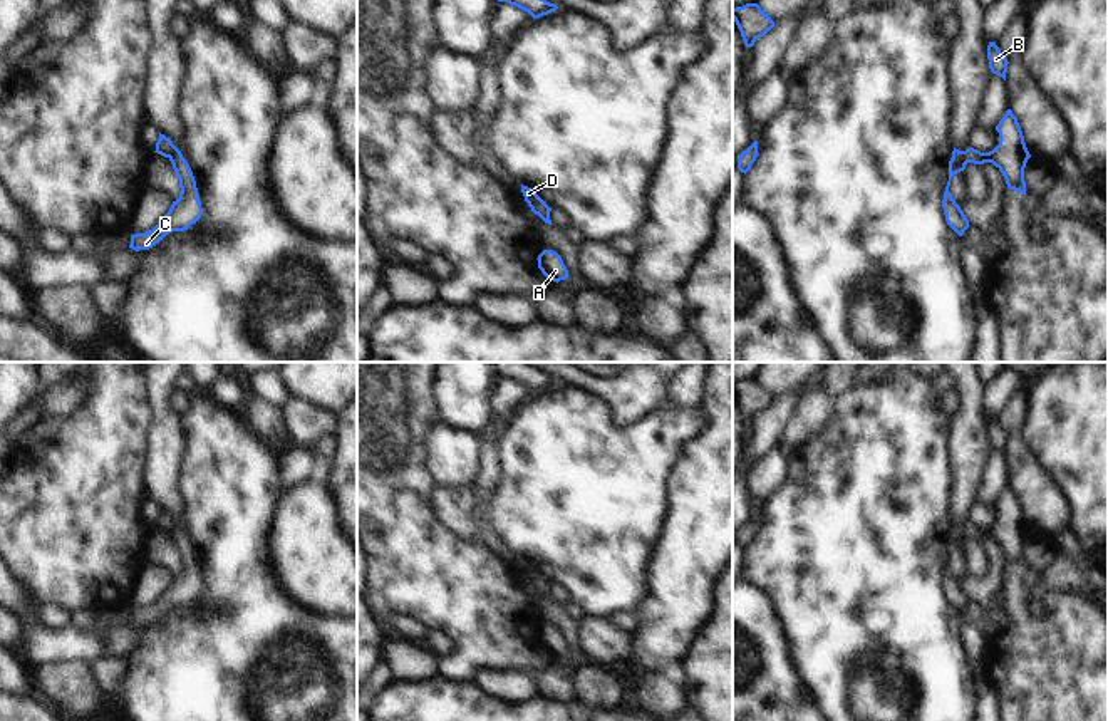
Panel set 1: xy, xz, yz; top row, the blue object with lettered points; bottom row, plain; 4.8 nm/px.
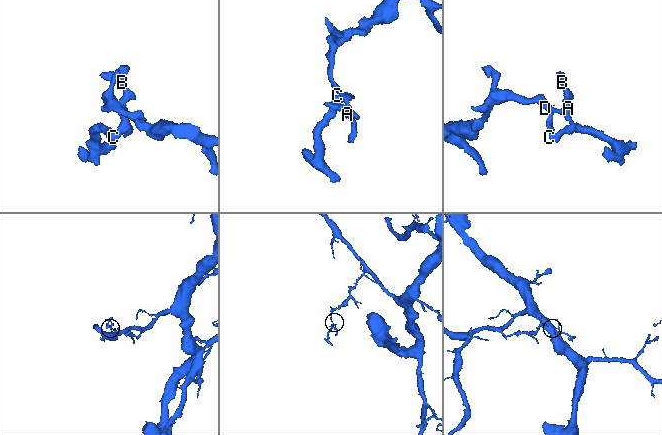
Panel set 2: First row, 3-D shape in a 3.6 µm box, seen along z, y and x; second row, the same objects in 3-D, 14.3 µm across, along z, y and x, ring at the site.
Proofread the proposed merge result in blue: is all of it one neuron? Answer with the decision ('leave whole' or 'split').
split

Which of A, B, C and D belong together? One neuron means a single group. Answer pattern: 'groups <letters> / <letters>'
groups A B D / C

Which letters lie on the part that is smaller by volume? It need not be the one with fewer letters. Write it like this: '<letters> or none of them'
C

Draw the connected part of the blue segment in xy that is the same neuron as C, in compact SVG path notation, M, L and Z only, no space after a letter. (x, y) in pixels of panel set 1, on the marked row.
M178 148L169 156L169 161L179 179L179 198L173 201L169 211L161 218L161 221L153 230L146 233L131 235L129 248L136 252L153 248L156 243L159 243L166 235L173 231L188 230L203 215L193 171Z

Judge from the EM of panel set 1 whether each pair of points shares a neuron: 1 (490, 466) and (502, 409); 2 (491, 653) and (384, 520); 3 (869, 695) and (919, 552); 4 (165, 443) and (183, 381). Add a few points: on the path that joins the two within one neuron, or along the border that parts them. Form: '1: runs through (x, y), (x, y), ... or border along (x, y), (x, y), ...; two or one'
1: runs through (488, 453), (488, 438), (497, 423); one
2: runs through (480, 619), (416, 554); one
3: runs through (874, 659), (874, 597), (884, 587); one
4: border along (173, 379), (175, 388); two

